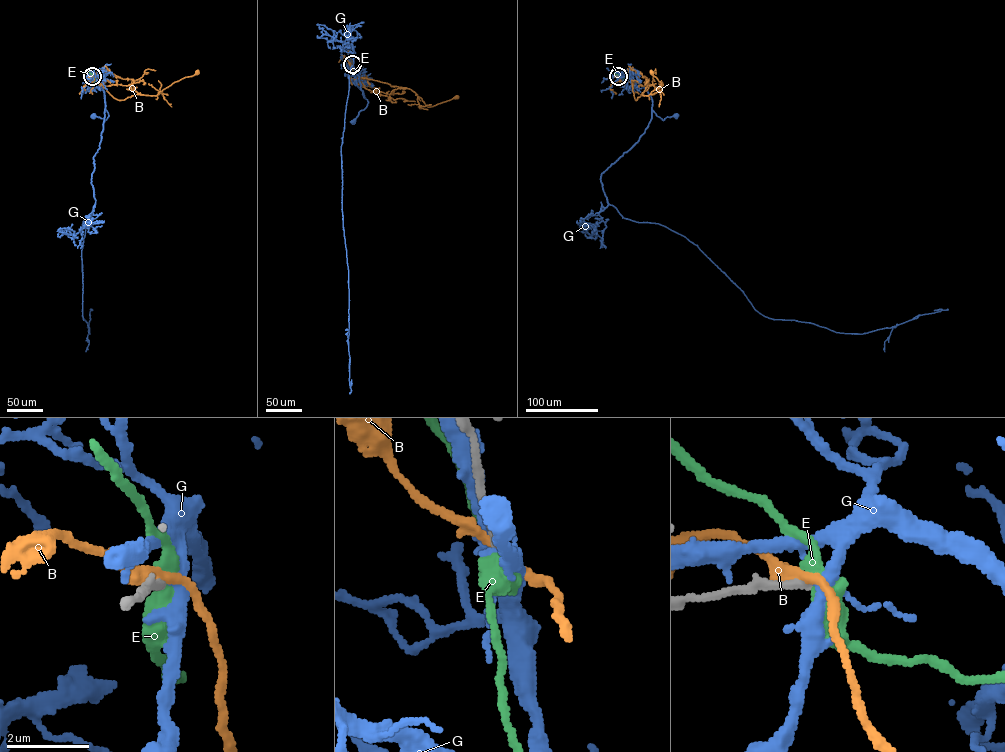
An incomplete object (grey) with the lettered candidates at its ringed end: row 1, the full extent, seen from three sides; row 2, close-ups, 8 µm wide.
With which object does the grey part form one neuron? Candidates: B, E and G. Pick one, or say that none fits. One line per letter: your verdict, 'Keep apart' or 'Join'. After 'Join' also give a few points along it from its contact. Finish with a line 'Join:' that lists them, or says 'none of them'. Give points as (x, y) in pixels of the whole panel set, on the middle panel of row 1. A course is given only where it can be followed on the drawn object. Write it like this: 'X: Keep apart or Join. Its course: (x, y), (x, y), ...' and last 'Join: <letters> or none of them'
B: Keep apart
E: Keep apart
G: Keep apart
Join: none of them

